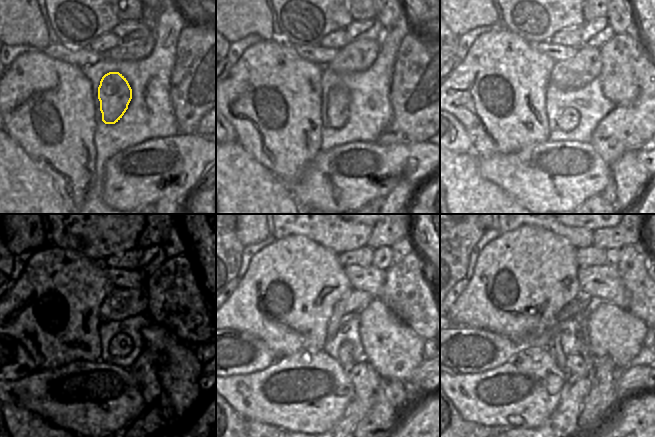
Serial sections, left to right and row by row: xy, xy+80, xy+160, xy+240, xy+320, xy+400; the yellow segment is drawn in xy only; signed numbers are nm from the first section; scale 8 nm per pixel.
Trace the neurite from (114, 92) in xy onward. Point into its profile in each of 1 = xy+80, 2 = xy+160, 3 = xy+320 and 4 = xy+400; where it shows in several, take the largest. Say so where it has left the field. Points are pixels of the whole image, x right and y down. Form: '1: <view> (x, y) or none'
1: xy+80 (339, 96)
2: xy+160 (569, 118)
3: xy+320 (345, 352)
4: xy+400 (575, 364)

